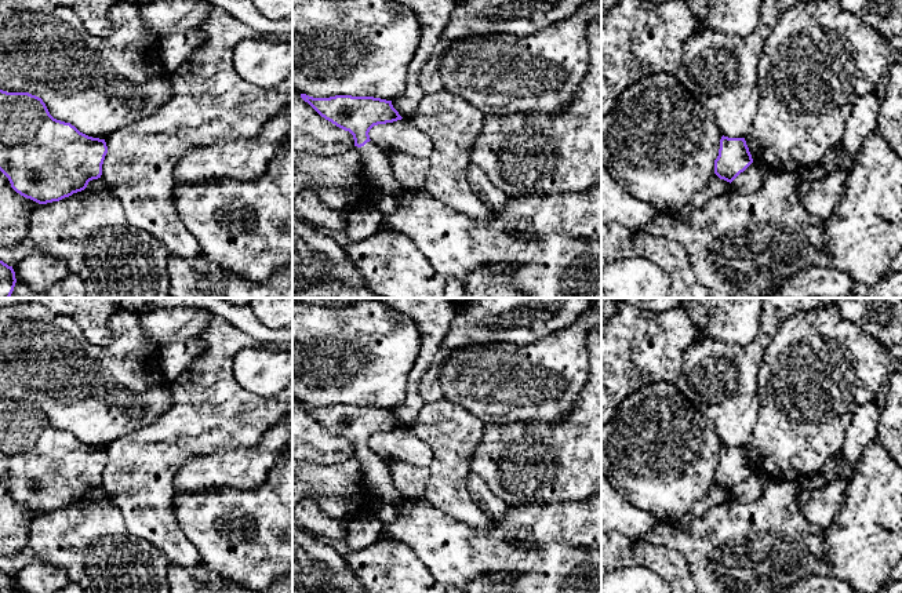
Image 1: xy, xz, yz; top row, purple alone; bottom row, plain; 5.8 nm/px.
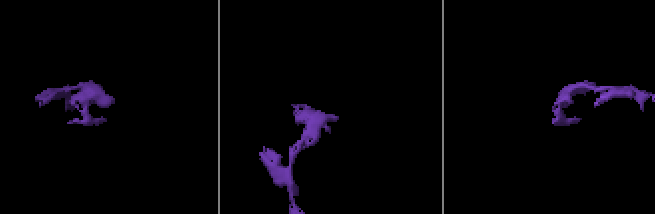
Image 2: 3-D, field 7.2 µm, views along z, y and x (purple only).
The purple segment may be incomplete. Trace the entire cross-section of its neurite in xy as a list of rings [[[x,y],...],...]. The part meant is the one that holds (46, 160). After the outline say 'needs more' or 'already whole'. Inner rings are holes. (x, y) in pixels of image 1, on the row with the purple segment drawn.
[[[0,90],[0,171],[21,196],[47,204],[81,192],[90,181],[101,178],[106,153],[105,139],[88,137],[70,123],[54,119],[41,98],[29,92]]] | already whole

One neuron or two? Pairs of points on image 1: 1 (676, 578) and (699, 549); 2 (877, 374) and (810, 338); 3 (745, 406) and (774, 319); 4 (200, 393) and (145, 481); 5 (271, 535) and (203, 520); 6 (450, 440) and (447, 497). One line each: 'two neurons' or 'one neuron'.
1: two neurons
2: one neuron
3: one neuron
4: one neuron
5: one neuron
6: one neuron

